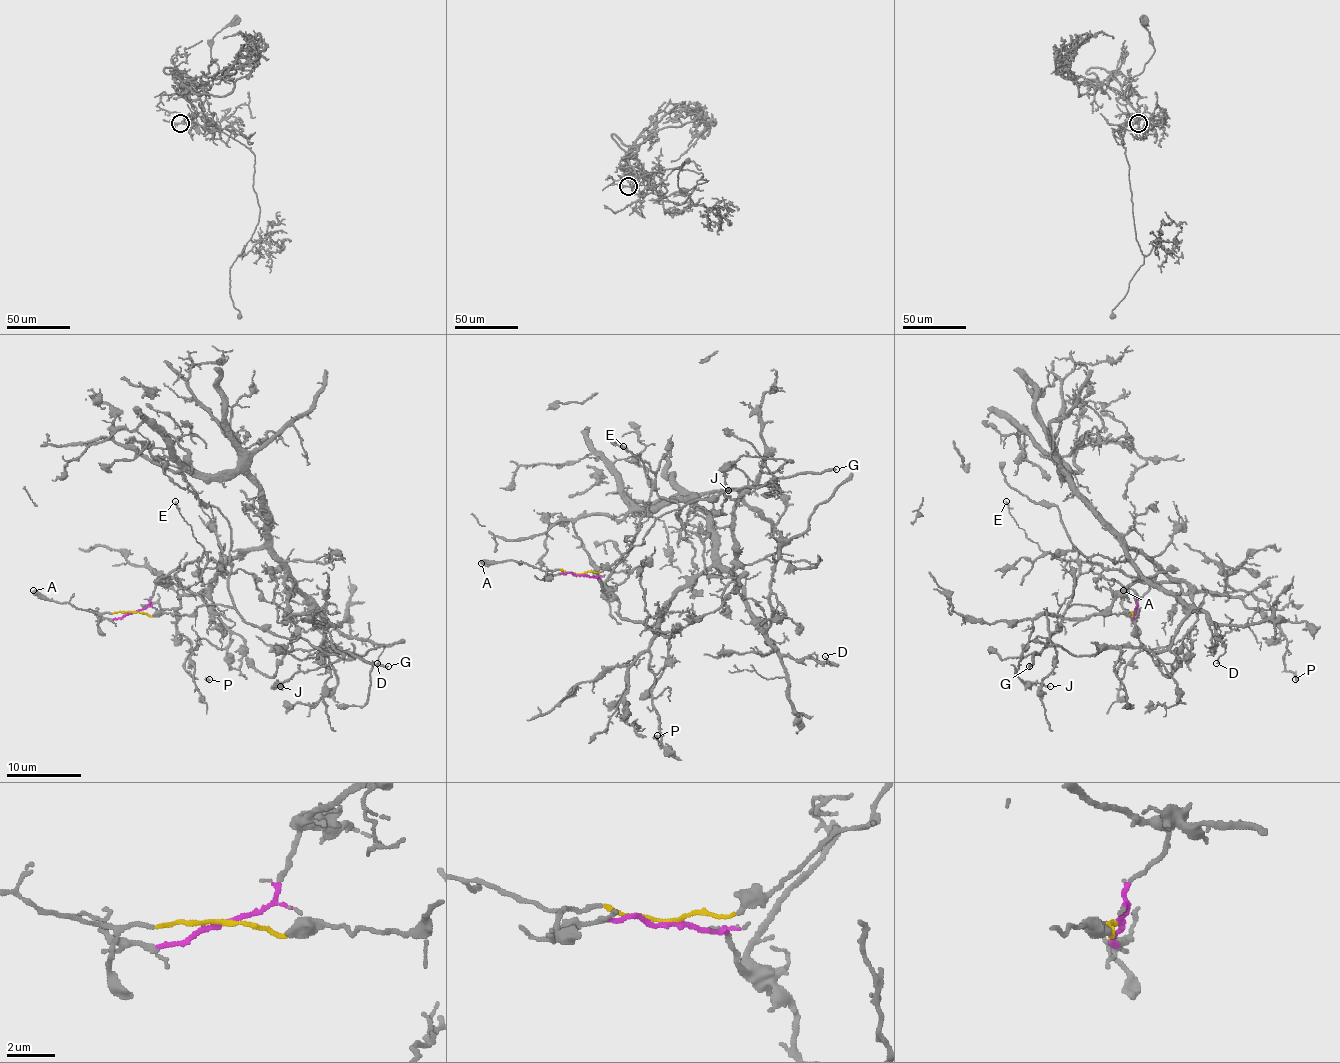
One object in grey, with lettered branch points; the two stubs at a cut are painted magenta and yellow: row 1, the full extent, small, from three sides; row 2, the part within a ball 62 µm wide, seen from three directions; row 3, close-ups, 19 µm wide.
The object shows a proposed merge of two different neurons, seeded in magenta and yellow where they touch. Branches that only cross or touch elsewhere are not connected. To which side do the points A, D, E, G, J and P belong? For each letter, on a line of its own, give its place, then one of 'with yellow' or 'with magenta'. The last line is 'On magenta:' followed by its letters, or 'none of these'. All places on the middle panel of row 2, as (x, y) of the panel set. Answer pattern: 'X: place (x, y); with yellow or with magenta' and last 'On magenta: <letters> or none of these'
A: place (481, 563); with yellow
D: place (825, 656); with magenta
E: place (623, 446); with magenta
G: place (836, 469); with yellow
J: place (728, 490); with magenta
P: place (657, 735); with magenta
On magenta: D, E, J, P

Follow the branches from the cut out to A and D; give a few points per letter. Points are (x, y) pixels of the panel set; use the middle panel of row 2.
A: (581, 575), (559, 569), (542, 571), (514, 560), (481, 564)
D: (581, 575), (598, 577), (622, 618), (656, 631), (680, 590), (723, 567), (780, 653), (831, 664), (825, 657)

